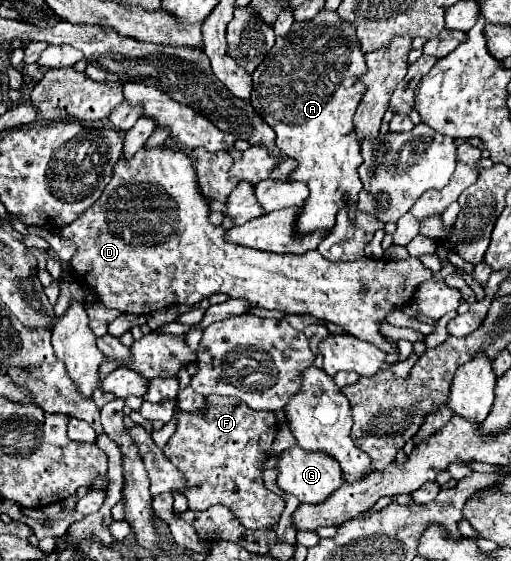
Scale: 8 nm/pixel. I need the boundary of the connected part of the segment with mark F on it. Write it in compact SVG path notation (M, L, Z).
M208 395L204 411L178 411L176 431L164 453L186 477L188 509L206 511L212 505L224 505L248 529L266 529L278 523L284 499L268 491L262 479L262 465L276 433L278 419L274 411L254 411L236 397Z

